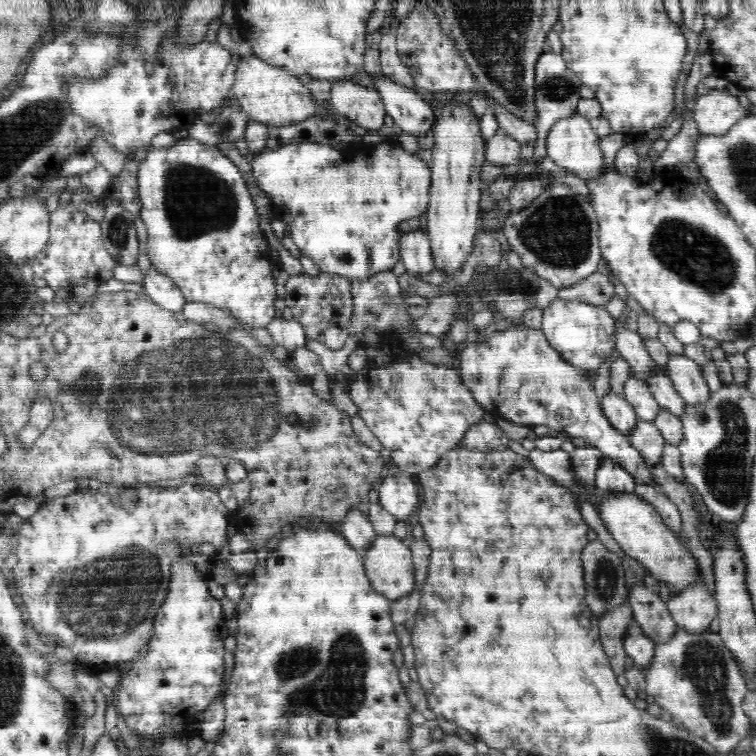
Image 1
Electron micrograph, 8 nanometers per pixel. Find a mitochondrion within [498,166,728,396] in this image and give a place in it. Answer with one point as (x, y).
(558, 232)

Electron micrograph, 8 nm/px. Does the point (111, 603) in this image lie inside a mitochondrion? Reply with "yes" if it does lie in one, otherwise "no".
yes

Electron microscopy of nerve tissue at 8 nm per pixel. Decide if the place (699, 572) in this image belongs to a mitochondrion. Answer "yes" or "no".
no

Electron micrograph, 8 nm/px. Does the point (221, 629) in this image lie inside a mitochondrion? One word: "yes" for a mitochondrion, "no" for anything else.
no

